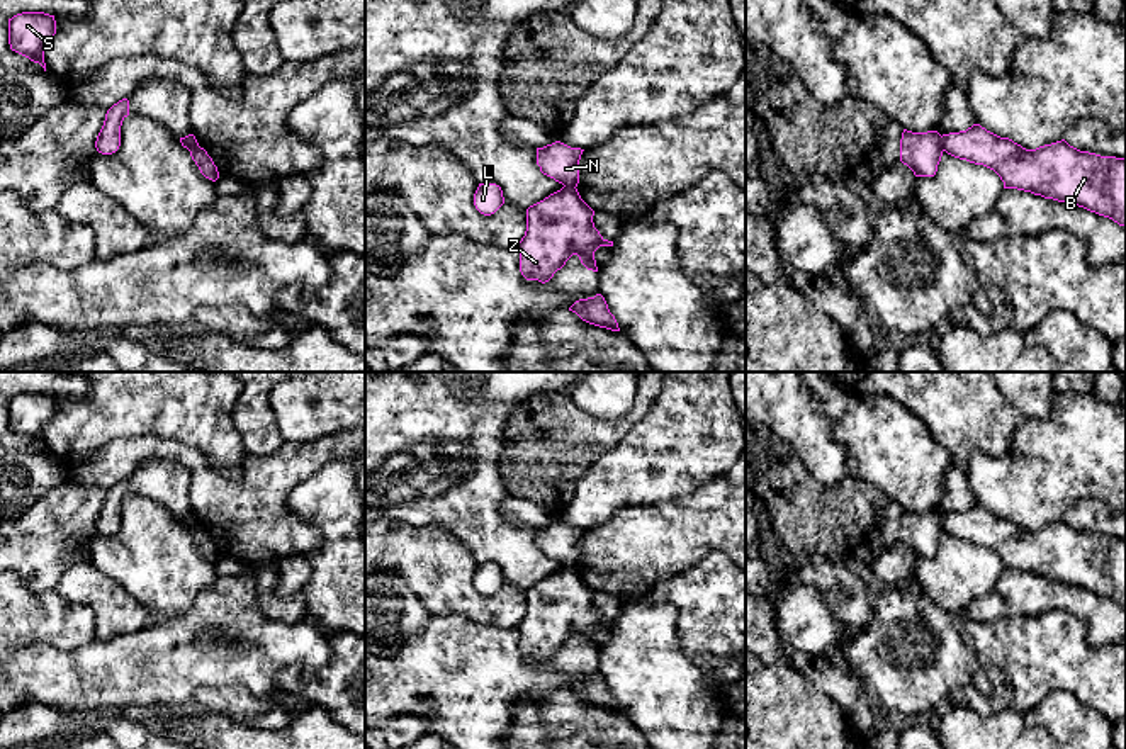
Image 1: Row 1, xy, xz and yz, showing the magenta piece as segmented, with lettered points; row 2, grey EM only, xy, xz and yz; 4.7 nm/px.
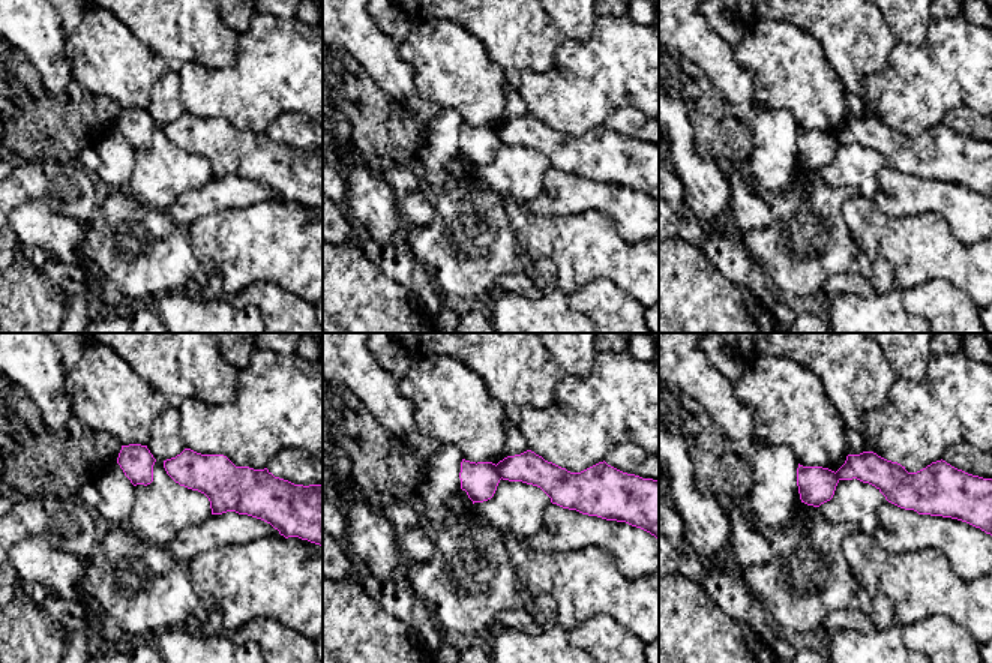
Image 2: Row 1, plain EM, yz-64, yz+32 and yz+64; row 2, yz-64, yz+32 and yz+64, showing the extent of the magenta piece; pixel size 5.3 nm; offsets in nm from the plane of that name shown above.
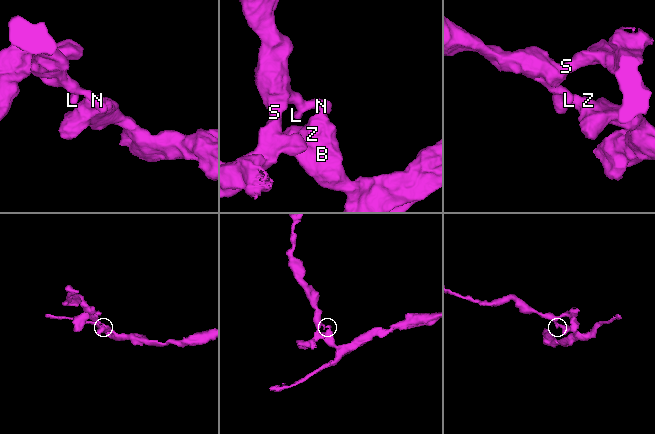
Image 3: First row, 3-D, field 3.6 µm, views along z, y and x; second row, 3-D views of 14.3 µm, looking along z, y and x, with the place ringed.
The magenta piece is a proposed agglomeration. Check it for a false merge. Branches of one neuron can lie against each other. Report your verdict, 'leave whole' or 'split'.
split

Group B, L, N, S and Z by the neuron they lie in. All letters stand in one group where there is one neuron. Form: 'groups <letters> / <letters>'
groups B Z / L N S

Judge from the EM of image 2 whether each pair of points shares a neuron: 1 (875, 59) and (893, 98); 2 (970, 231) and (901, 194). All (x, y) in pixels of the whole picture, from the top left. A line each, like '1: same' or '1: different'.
1: different
2: same

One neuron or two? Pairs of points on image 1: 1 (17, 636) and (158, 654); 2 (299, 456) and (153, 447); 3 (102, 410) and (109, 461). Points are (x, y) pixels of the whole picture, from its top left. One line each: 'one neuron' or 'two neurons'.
1: two neurons
2: one neuron
3: two neurons

